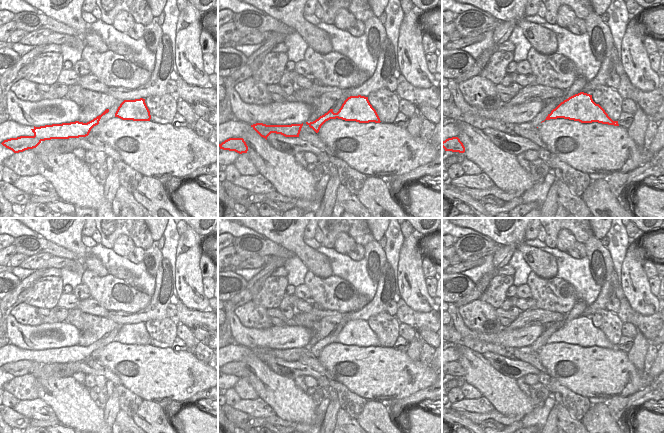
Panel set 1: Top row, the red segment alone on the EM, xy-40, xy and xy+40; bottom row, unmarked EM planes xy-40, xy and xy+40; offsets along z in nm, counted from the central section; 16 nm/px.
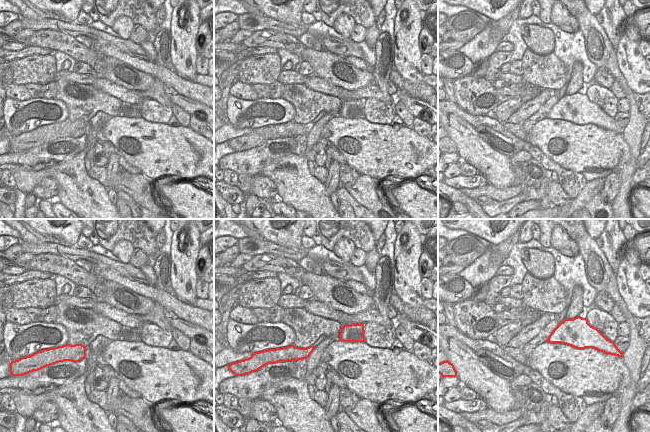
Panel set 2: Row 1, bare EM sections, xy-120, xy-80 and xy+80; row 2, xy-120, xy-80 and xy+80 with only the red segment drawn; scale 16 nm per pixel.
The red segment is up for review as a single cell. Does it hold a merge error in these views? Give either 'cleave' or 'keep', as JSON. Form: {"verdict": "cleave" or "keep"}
{"verdict": "cleave"}

